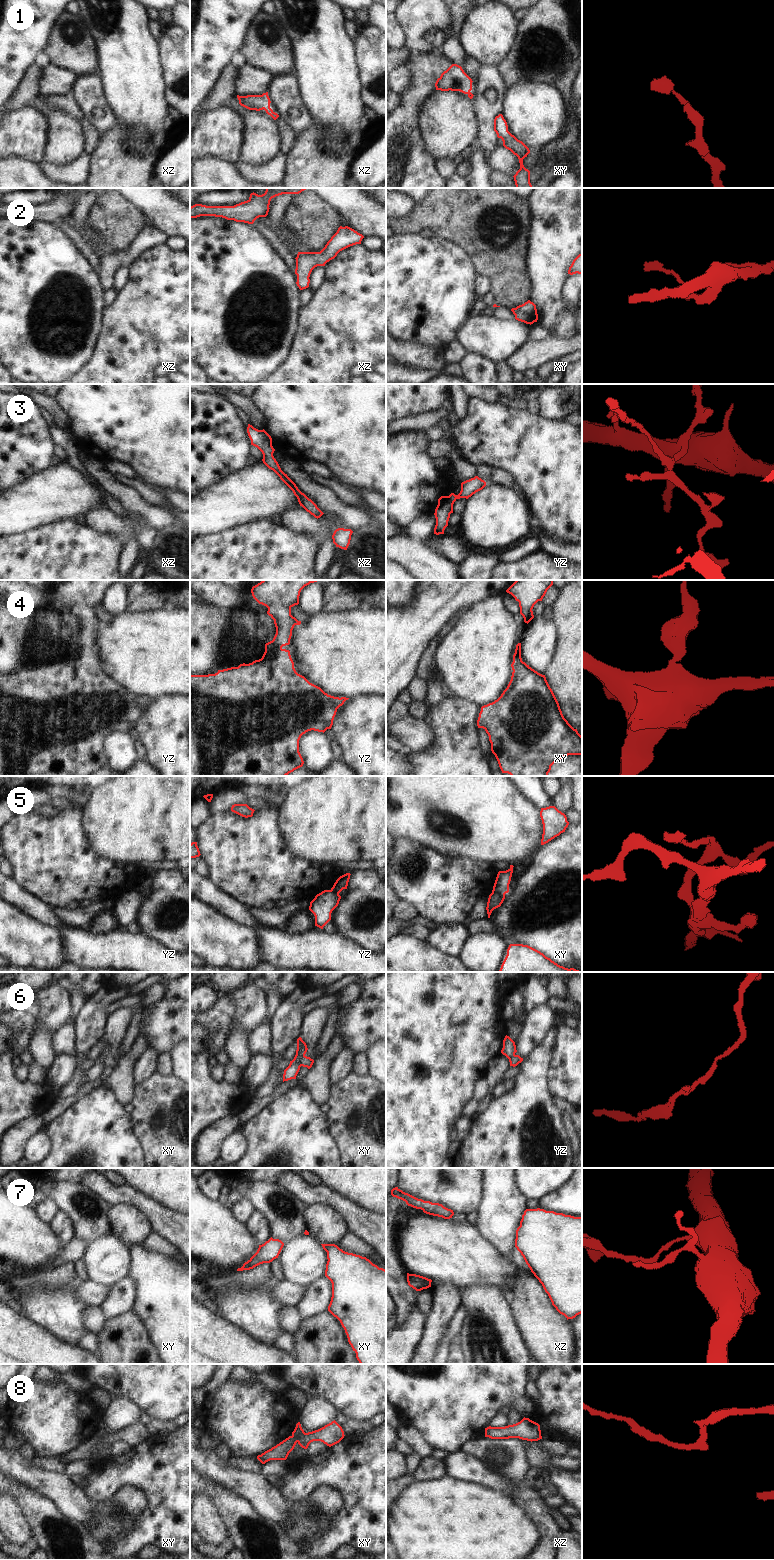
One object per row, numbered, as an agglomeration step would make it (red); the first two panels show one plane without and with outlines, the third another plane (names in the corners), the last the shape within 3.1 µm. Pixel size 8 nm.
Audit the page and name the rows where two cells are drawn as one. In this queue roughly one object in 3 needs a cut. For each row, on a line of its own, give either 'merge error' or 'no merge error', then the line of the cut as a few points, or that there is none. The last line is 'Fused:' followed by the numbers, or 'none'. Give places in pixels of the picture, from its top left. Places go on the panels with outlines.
1: no merge error; no cut
2: no merge error; no cut
3: no merge error; no cut
4: no merge error; no cut
5: merge error; cut in xy along (492, 891), (504, 894)
6: merge error; cut in xy along (304, 1055), (300, 1059), (300, 1066)
7: no merge error; no cut
8: no merge error; no cut
Fused: 5, 6

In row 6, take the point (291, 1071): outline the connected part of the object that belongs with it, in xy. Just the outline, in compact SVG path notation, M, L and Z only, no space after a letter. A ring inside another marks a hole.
M301 1037L297 1039L297 1050L296 1055L292 1061L290 1061L289 1066L284 1070L283 1082L291 1079L296 1079L296 1076L300 1070L300 1059L305 1056L308 1048L306 1043Z

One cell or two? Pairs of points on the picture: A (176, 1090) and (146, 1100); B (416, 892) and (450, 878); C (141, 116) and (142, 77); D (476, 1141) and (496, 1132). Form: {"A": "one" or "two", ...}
{"A": "one", "B": "one", "C": "one", "D": "one"}

